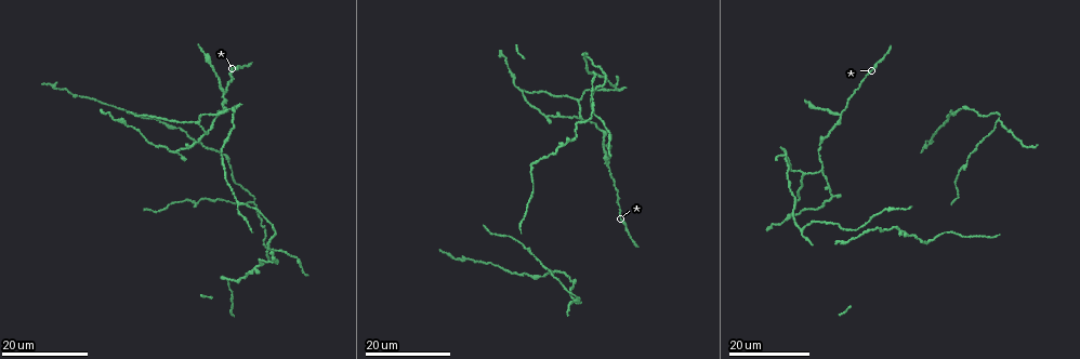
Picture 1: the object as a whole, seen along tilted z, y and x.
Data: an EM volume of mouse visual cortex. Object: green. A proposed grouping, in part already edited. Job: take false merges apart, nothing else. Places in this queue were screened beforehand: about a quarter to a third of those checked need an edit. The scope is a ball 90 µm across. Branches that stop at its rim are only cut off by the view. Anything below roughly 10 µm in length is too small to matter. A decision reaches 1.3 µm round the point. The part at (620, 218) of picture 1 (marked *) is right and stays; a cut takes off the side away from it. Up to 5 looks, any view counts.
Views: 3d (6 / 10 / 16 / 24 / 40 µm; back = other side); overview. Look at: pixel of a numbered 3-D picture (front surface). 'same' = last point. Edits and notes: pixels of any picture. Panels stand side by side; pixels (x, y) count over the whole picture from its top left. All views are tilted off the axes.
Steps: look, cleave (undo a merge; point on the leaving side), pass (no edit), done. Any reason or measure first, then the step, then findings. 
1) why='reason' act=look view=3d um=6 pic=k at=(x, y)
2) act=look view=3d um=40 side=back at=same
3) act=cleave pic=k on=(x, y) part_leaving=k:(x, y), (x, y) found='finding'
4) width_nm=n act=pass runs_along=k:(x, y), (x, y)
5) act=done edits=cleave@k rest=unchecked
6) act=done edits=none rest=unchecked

why='three-way junction' act=look view=3d um=24 pic=1 at=(609, 163)

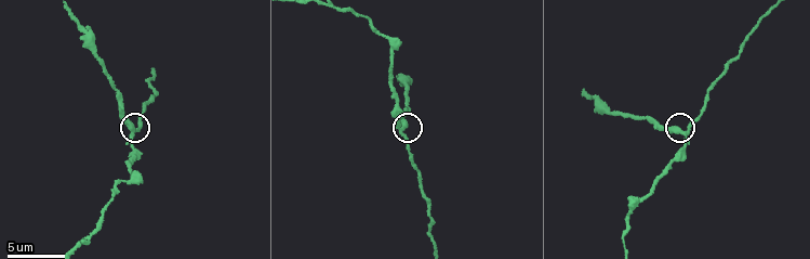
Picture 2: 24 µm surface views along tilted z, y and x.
why='closer look' act=look view=3d um=10 pic=2 at=(681, 132)

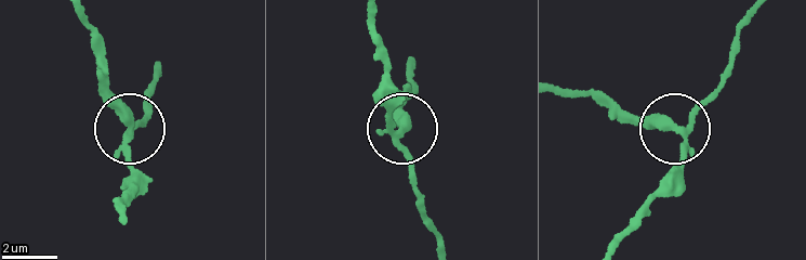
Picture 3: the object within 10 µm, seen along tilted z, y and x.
arms=3 act=cleave pic=3 on=(118, 101) part_leaving=3:(128, 137), (105, 89), (81, 10) found='a second cell is stuck on'

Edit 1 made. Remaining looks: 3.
why='see it whole again' act=look view=overview

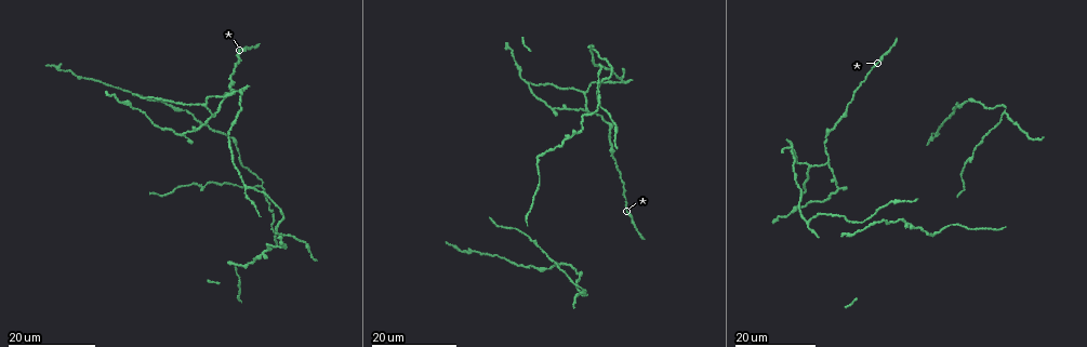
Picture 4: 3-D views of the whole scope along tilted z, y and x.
why='a fork' act=look view=3d um=16 pic=4 at=(583, 111)

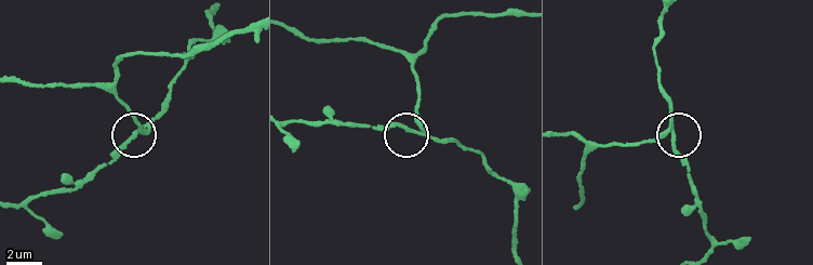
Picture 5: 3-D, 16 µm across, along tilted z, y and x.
why='closer look' act=look view=3d um=6 pic=5 at=(136, 133)

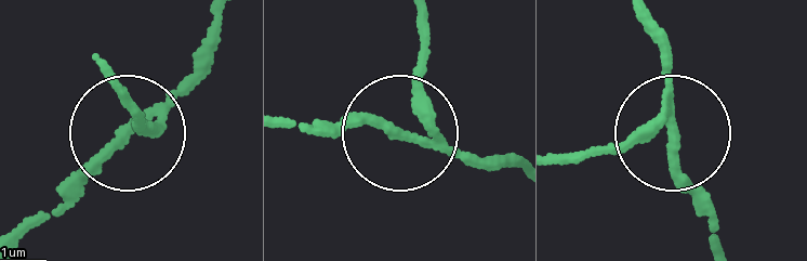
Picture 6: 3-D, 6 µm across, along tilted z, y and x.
side_arm_um=38 act=cleave pic=6 on=(137, 119) part_leaving=6:(660, 95), (630, 136), (564, 155) found='two cells meet here'

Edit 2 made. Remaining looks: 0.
act=done edits=cleave@3,cleave@6 rest=unchecked

